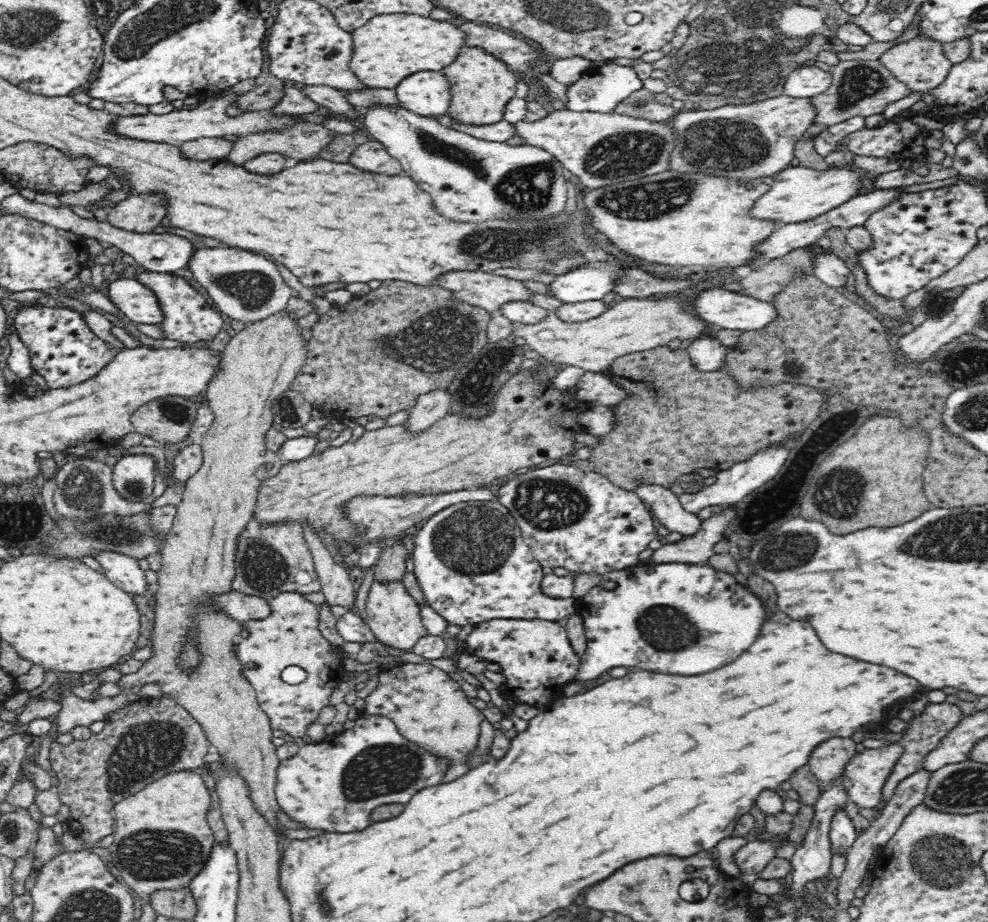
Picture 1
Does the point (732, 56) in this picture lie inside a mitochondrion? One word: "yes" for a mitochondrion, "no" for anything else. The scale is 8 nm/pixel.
yes

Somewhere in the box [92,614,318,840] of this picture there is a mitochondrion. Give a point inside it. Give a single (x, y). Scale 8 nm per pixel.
(144, 750)

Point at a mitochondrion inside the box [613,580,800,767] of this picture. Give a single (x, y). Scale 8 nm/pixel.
(664, 627)

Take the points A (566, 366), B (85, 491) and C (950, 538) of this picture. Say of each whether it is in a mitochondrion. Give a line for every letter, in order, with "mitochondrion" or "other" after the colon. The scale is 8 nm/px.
A: other
B: mitochondrion
C: mitochondrion

